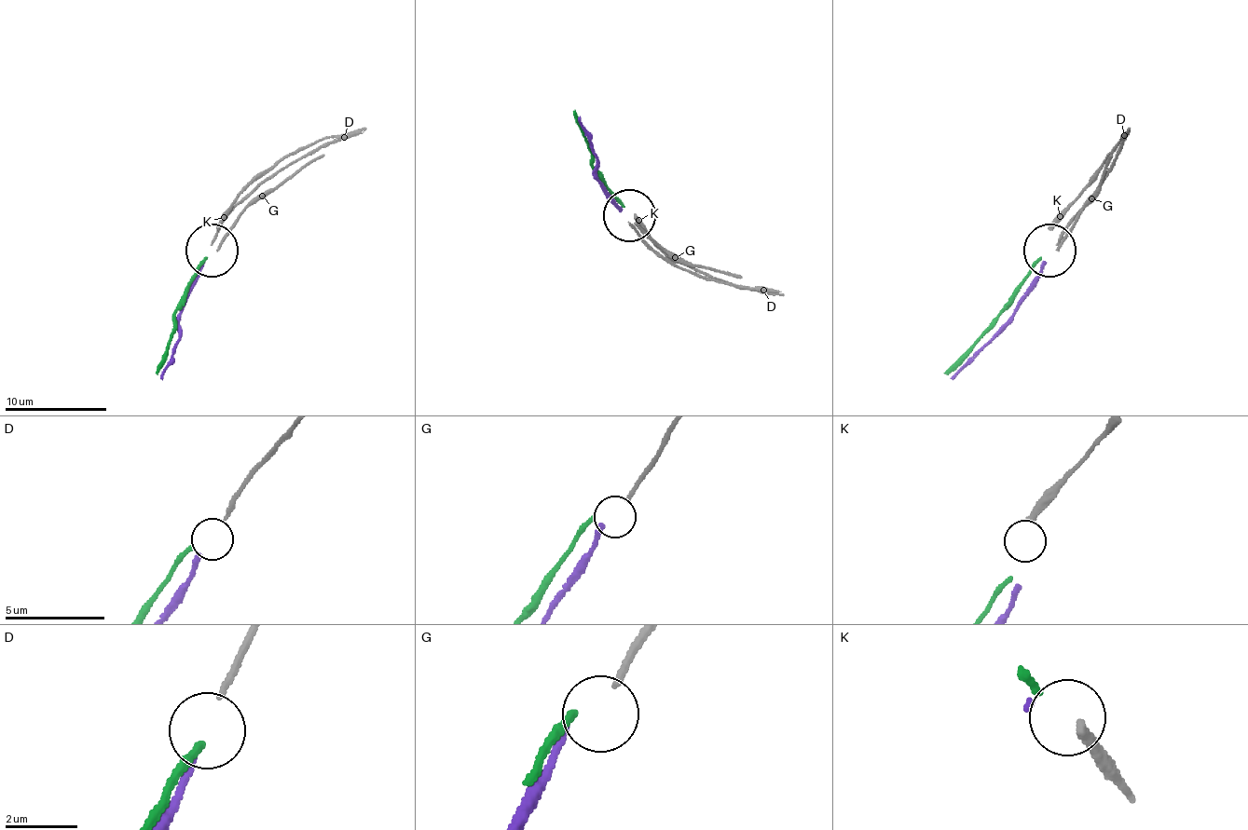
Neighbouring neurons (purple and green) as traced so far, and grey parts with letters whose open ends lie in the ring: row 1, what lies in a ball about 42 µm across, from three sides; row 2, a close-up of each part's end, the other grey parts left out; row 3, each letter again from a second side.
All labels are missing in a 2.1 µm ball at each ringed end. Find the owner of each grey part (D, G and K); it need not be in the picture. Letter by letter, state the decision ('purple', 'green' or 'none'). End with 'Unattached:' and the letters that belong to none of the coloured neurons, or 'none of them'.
D: purple
G: none
K: none
Unattached: G, K

